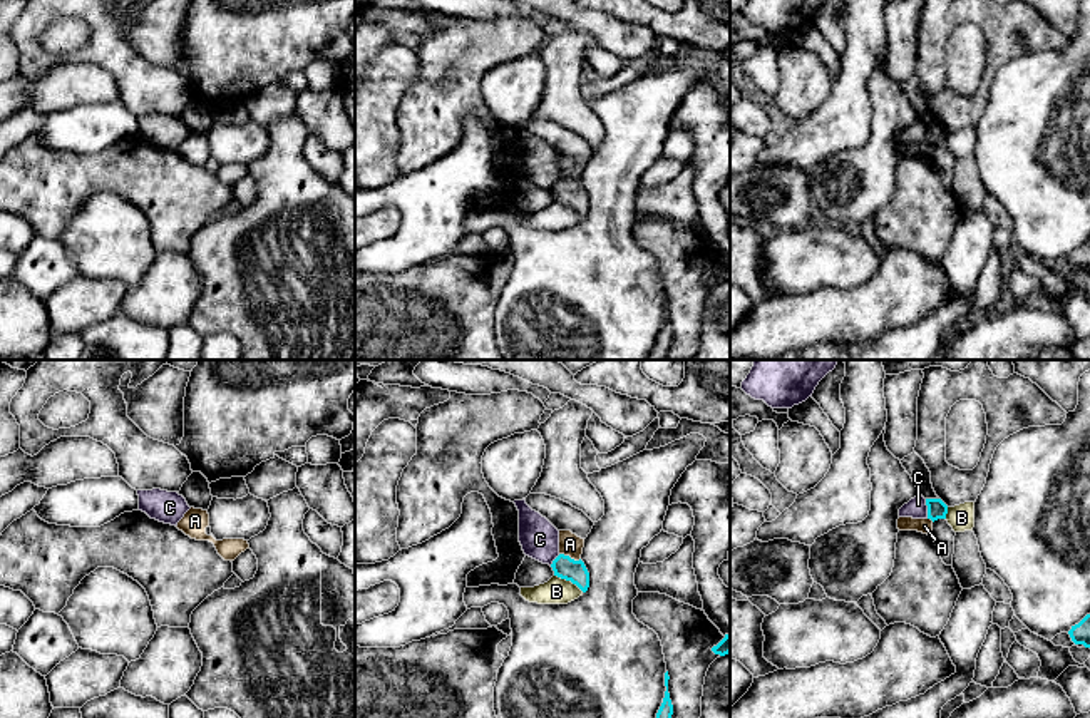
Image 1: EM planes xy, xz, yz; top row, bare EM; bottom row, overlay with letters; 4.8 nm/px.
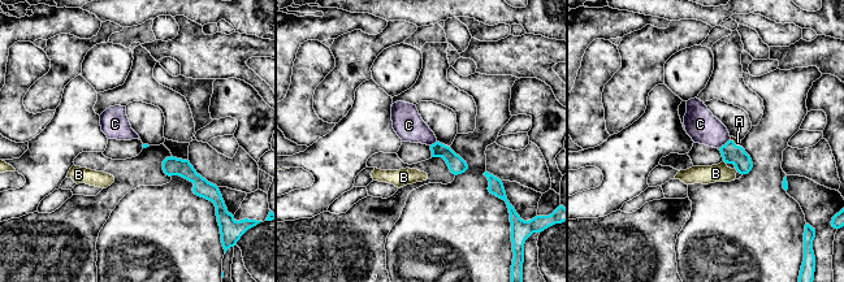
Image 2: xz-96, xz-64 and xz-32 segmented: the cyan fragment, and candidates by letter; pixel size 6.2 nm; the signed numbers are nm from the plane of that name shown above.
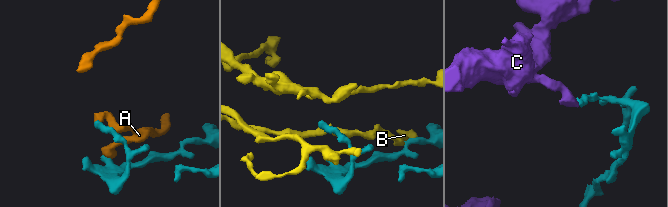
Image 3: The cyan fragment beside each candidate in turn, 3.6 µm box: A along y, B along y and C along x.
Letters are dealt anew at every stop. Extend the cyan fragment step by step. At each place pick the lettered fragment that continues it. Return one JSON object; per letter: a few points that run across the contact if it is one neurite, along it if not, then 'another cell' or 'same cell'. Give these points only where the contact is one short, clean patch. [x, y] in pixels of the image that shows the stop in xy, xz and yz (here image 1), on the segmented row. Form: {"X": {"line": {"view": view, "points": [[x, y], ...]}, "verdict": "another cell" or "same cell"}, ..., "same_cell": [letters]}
{"A": {"verdict": "another cell"}, "B": {"verdict": "another cell"}, "C": {"line": {"view": "yz", "points": [[925, 499], [928, 517]]}, "verdict": "another cell"}, "same_cell": []}

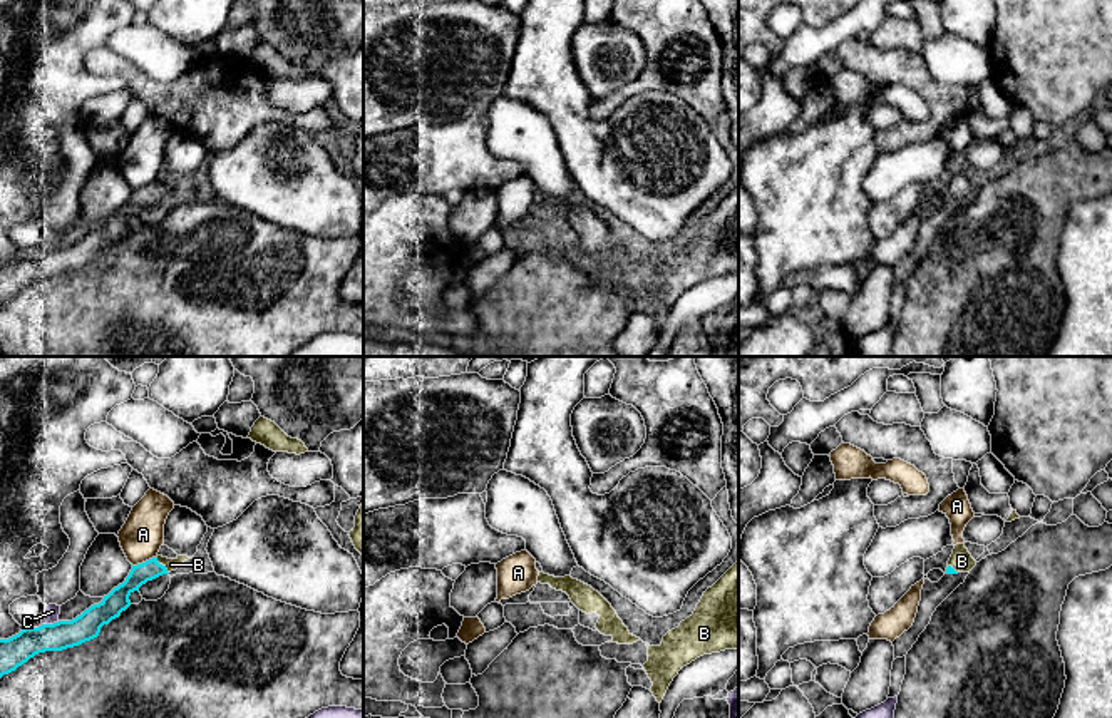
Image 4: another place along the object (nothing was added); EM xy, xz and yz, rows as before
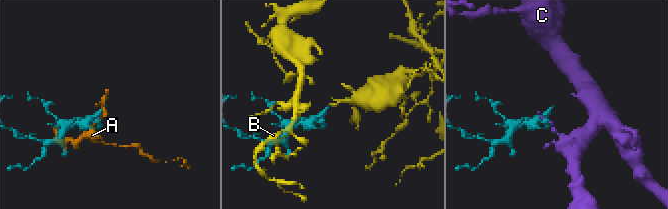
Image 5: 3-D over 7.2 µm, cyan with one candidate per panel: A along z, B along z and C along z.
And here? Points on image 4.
{"A": {"verdict": "another cell"}, "B": {"line": {"view": "xy", "points": [[139, 574], [161, 564], [171, 564]]}, "verdict": "same cell"}, "C": {"verdict": "another cell"}, "same_cell": ["B"]}

